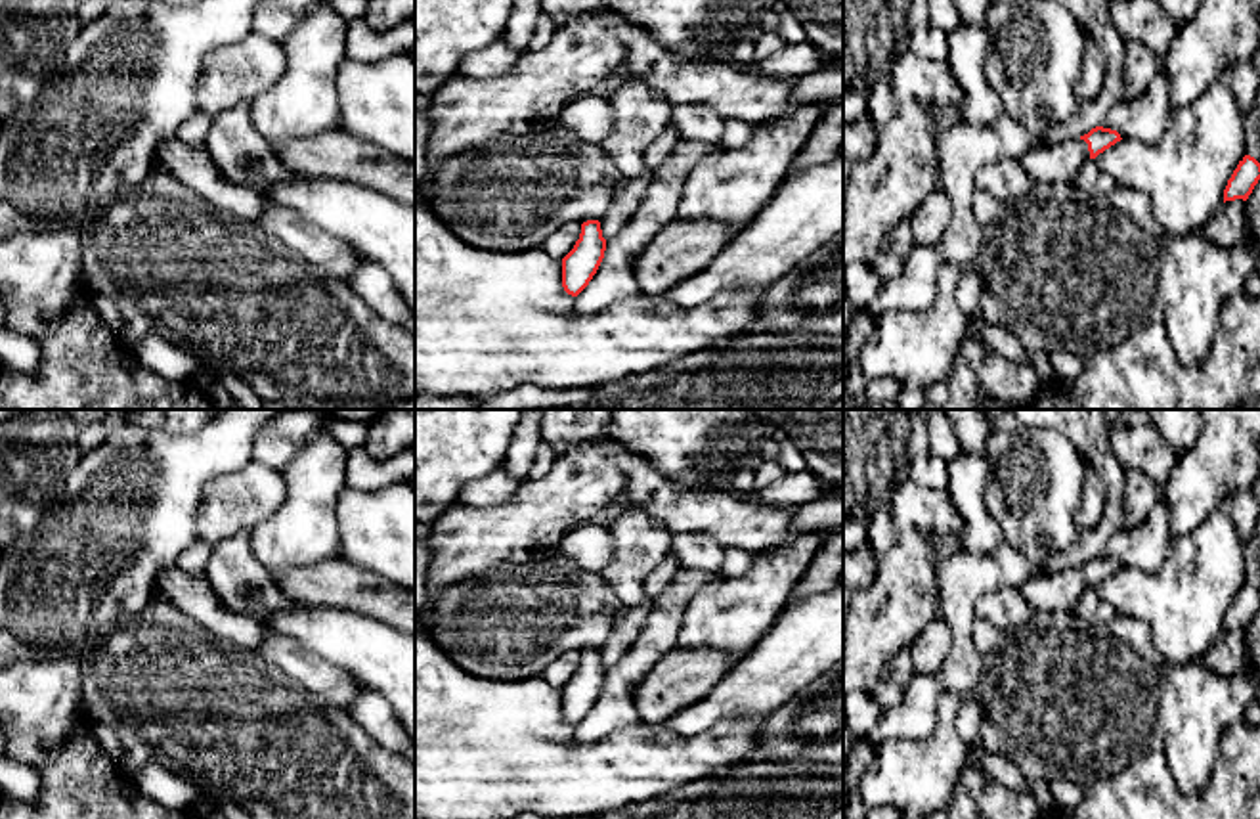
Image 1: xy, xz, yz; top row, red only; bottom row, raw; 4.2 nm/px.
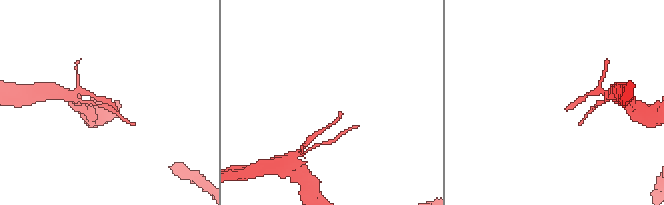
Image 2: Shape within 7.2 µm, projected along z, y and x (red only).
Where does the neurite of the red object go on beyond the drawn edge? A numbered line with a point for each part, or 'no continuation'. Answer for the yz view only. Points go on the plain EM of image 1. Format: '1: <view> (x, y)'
1: yz (1058, 592)

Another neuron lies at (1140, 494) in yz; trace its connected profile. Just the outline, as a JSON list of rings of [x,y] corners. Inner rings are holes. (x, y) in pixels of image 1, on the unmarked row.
[[[1138,469],[1124,471],[1122,530],[1140,526],[1161,499],[1162,488],[1145,473]]]

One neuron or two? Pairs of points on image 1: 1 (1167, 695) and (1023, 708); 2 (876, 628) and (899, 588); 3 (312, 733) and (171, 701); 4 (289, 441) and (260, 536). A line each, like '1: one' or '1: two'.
1: one
2: one
3: one
4: two

